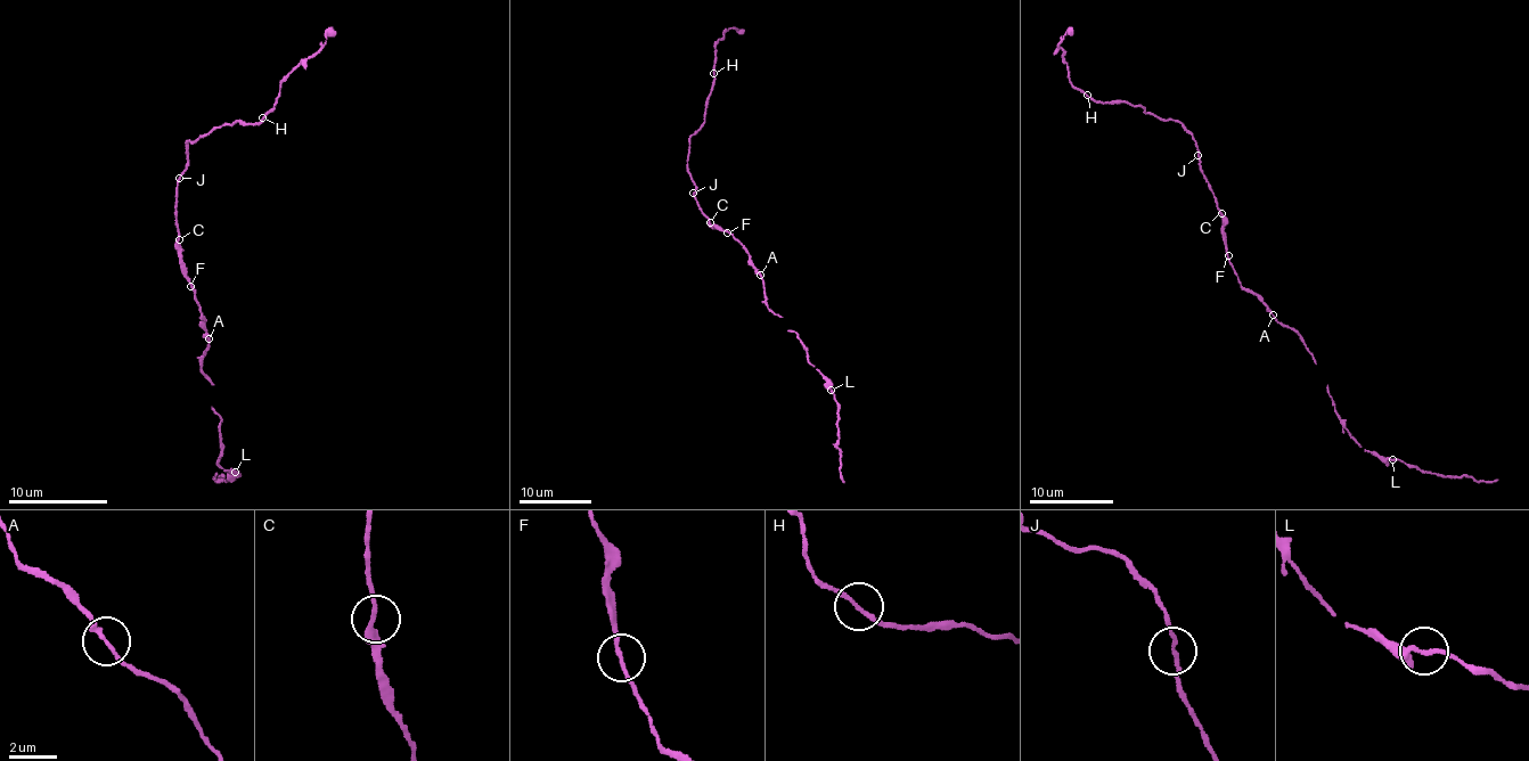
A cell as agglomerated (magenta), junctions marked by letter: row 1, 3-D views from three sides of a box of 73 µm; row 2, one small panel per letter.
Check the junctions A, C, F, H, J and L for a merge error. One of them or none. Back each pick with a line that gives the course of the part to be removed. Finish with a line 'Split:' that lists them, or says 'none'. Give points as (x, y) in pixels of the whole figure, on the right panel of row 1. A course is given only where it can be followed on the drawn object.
Split: none

